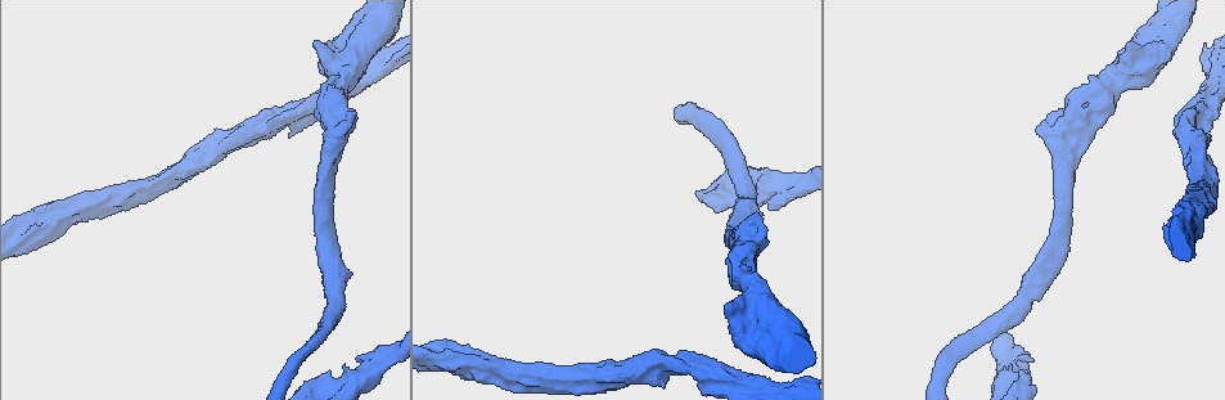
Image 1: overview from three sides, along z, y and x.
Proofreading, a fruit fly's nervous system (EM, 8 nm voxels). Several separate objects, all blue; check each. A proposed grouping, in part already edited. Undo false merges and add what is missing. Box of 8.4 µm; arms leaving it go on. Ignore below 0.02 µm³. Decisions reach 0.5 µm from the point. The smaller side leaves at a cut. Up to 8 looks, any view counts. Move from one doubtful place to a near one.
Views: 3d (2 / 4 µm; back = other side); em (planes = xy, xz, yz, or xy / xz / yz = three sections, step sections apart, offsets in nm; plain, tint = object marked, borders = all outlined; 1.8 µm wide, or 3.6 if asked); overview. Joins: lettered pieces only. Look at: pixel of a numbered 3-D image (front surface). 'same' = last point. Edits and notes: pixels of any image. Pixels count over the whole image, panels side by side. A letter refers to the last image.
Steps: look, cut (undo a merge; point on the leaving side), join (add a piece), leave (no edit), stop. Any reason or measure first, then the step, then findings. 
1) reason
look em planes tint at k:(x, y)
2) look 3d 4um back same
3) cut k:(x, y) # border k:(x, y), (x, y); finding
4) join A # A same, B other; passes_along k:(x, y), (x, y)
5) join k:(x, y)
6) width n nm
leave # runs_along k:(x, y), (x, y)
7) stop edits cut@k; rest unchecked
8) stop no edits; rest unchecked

sudden change in width
look em planes borders at 1:(1082, 132)

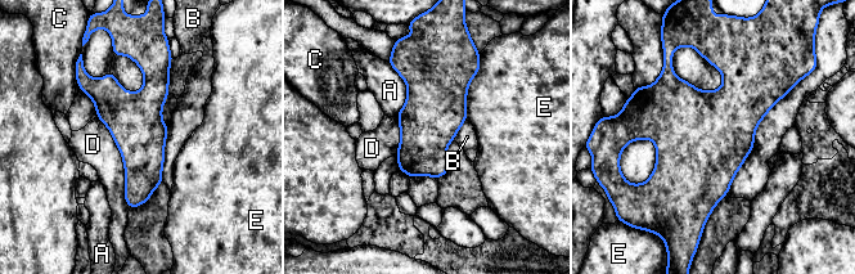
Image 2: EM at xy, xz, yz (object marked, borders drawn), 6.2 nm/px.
leave # A other, B other, C other, D other, E other; all the same neuron

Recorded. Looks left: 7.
abrupt turn
look 3d 4um at 1:(329, 60)

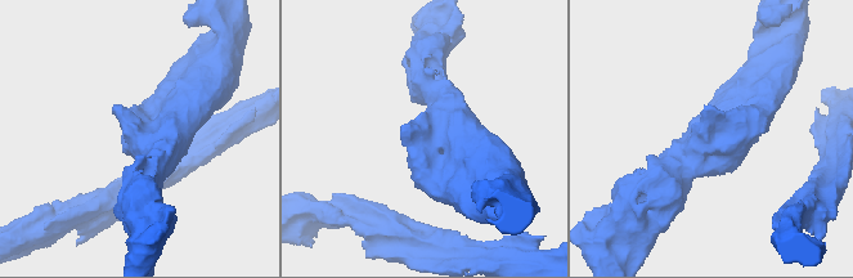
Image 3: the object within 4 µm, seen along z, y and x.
arm_widths 400, 550 nm; need the tissue
look em planes borders at 3:(137, 130)

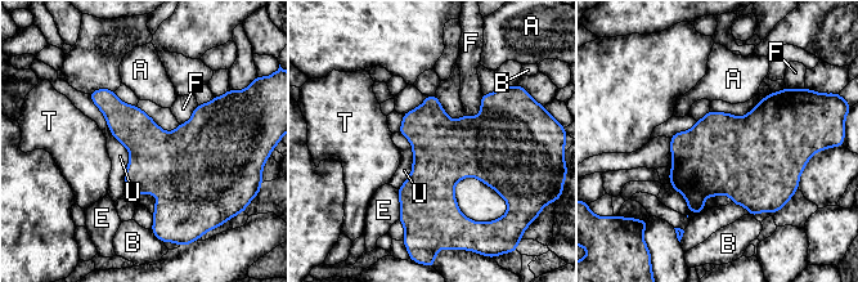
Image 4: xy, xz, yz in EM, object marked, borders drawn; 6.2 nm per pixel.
leave # A other, B other, E other, F other, T other, U other; border 4:(399, 131), (412, 173), (398, 189); one neuron here

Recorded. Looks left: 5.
stops while still wide
look 3d 4um at 1:(1031, 359)

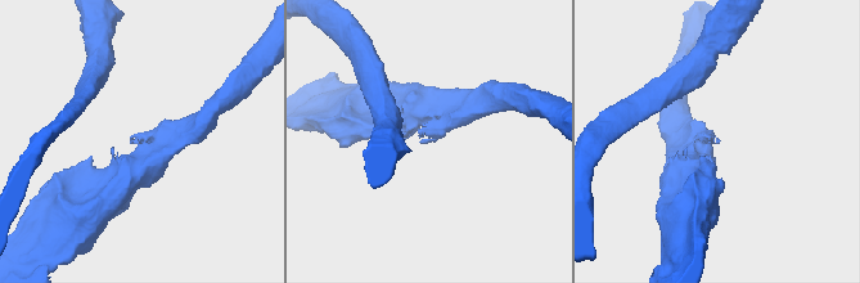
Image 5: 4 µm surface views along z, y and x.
shape alone is not enough
look em planes plain at 5:(719, 142)

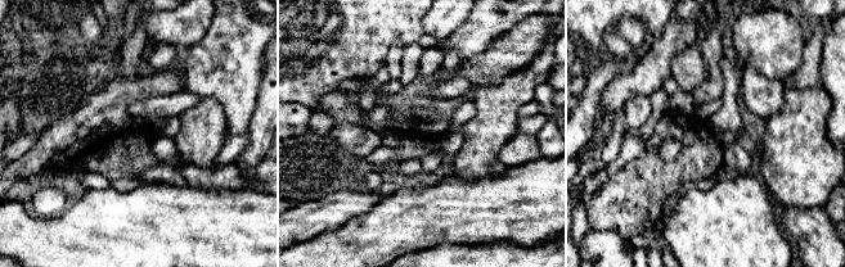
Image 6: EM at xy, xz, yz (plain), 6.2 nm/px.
look em planes borders same

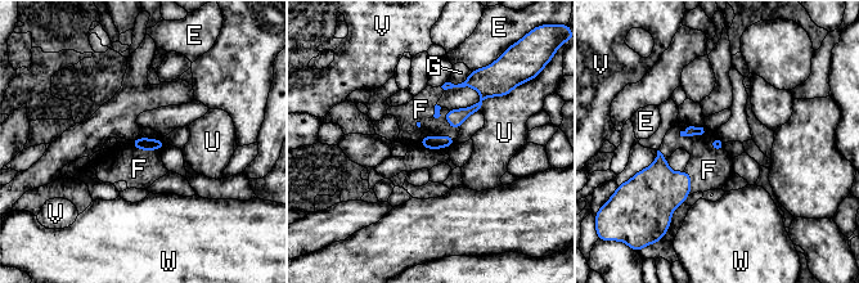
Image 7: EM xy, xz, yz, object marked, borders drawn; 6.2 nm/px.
join F # E other, F same, G other, U other, V other, W other; passes_along 7:(427, 142), (434, 136), (421, 109); the neuron continues

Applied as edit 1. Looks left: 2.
stop edits join@7; rest unchecked

